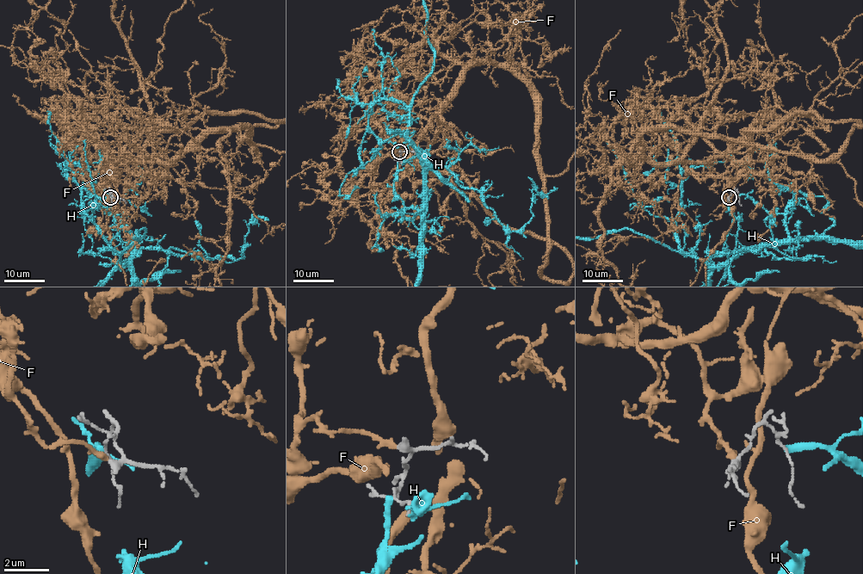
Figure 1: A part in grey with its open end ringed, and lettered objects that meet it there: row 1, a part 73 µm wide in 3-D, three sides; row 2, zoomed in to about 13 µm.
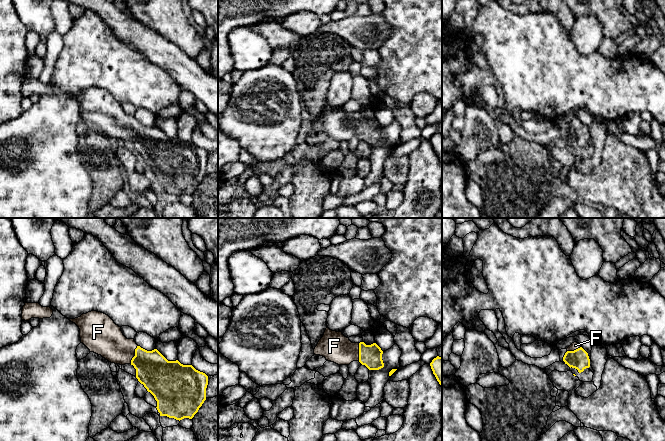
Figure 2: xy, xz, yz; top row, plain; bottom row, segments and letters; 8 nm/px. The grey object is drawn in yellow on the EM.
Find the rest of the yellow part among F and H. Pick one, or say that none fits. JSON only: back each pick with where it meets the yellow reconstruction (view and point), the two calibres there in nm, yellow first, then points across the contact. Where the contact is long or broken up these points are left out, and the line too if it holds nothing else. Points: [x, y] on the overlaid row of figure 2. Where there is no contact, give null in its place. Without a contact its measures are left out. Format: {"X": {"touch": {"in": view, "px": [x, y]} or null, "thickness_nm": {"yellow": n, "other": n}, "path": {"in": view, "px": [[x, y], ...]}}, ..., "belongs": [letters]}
{"F": {"touch": {"in": "xy", "px": [135, 354]}, "thickness_nm": {"yellow": 280, "other": 260}, "path": {"in": "xy", "px": [[158, 375], [135, 354], [117, 349], [108, 340]]}}, "belongs": ["F"]}

